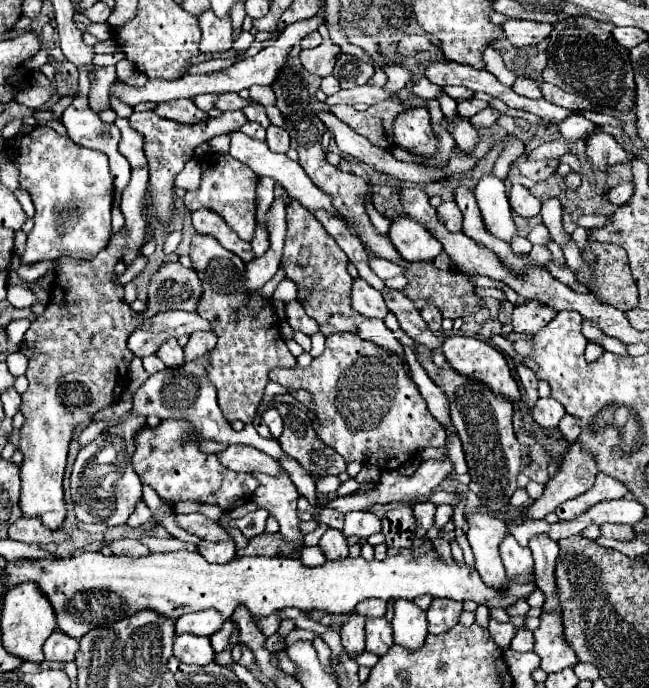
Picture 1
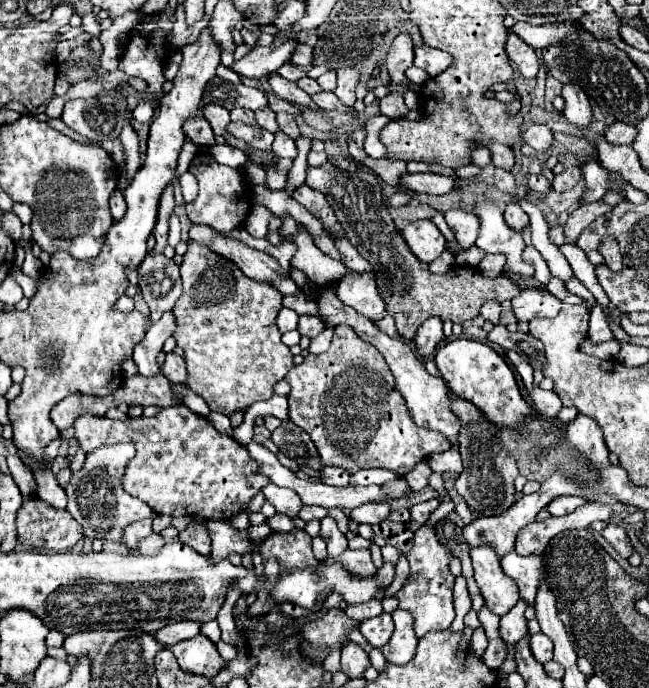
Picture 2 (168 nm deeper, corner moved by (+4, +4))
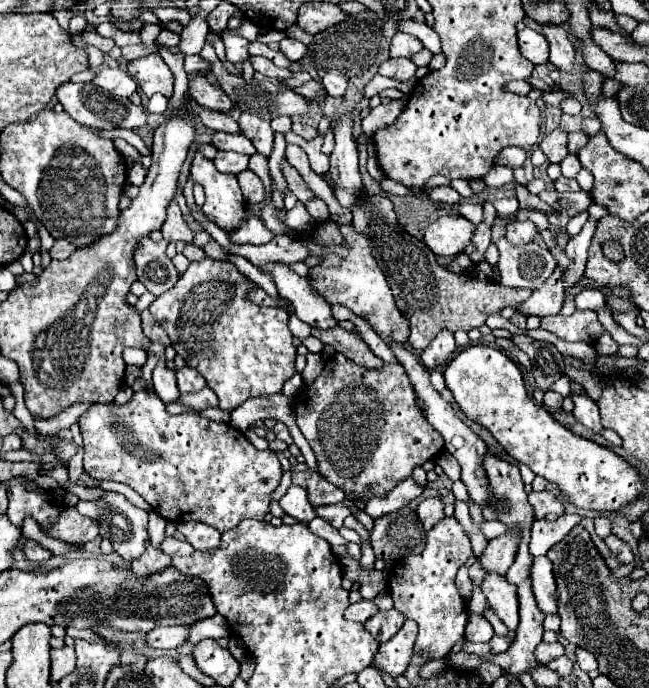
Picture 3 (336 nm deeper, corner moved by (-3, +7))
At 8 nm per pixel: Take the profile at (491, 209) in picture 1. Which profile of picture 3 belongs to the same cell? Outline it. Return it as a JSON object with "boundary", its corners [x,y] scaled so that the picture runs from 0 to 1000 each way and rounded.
{"boundary":[[[778,346],[763,352],[769,360],[769,395],[772,413],[784,419],[831,419],[855,392],[858,378],[843,360],[824,352],[790,358]]]}

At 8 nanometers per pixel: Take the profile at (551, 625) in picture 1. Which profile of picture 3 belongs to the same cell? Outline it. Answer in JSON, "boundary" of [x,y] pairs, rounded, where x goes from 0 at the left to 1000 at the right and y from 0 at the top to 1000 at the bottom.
{"boundary":[[[834,933],[824,945],[824,959],[831,959],[831,965],[843,968],[849,959],[867,953],[867,939],[861,933],[852,933],[852,936],[840,936]]]}

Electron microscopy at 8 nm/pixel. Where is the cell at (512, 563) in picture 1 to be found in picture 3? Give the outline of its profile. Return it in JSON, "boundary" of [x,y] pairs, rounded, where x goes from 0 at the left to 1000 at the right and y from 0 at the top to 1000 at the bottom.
{"boundary":[[[843,808],[824,811],[818,823],[818,846],[831,884],[840,892],[858,892],[858,849],[855,849],[849,814]]]}

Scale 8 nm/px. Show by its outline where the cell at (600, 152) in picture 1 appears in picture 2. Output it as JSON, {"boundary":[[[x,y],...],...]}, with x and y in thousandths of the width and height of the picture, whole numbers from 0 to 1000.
{"boundary":[[[869,124],[866,126],[866,141],[872,147],[869,170],[875,179],[881,179],[891,188],[903,188],[912,179],[912,156],[903,141],[903,135],[891,124]]]}

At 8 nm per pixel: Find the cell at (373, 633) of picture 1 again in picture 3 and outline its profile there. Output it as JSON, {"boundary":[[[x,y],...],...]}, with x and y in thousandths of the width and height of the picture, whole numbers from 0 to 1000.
{"boundary":[[[602,884],[593,890],[581,890],[575,898],[569,898],[562,904],[562,913],[575,922],[575,927],[581,933],[596,933],[618,916],[621,904],[624,904],[624,895],[618,890],[612,890],[609,884]]]}

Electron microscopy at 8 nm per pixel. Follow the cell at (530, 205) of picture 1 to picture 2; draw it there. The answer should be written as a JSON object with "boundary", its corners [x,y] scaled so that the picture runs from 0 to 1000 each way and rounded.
{"boundary":[[[786,292],[786,295],[780,298],[780,304],[777,304],[777,318],[780,318],[780,324],[783,324],[786,330],[792,330],[792,333],[804,333],[804,330],[814,327],[814,313],[804,307],[804,301],[801,301],[798,292]]]}

